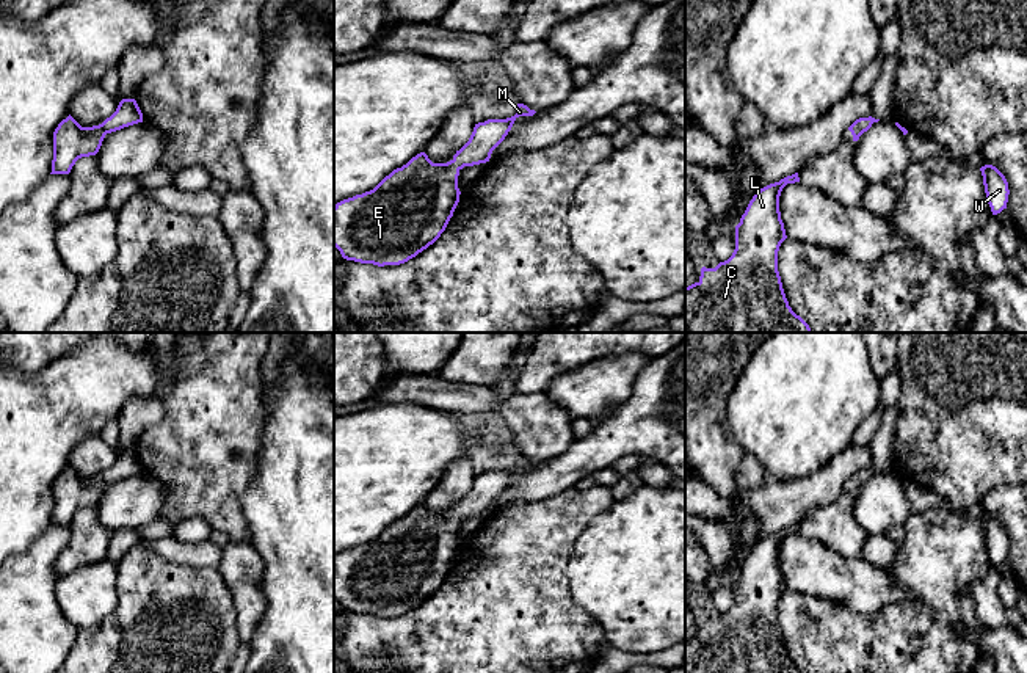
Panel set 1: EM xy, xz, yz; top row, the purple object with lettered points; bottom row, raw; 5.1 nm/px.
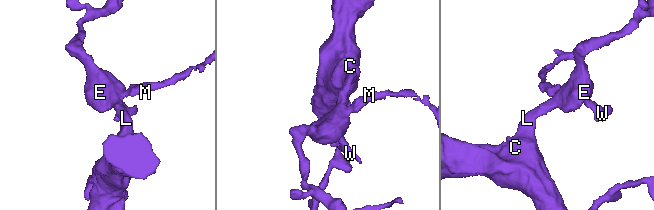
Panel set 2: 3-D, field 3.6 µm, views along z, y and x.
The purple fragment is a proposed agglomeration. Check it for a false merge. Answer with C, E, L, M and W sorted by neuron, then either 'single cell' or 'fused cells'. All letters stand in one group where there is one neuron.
C E L M W | single cell

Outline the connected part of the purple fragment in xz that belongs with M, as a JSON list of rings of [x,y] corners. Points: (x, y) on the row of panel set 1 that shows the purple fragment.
[[[517,104],[516,115],[506,119],[478,122],[469,141],[447,163],[433,163],[425,152],[394,169],[373,190],[343,199],[334,206],[334,246],[347,260],[378,267],[400,265],[433,245],[445,231],[459,202],[458,176],[464,166],[486,163],[505,140],[519,116],[536,111]]]

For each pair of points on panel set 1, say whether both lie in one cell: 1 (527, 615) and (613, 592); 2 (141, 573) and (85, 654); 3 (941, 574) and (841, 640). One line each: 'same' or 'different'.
1: different
2: same
3: same

